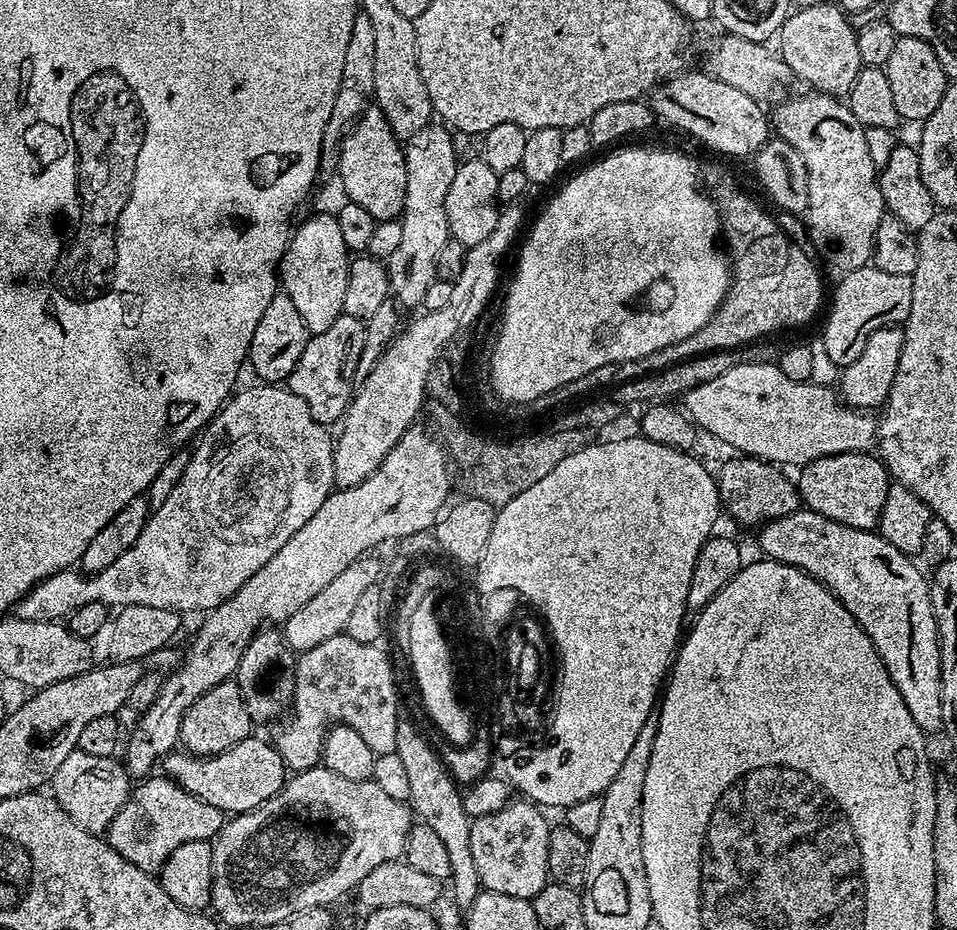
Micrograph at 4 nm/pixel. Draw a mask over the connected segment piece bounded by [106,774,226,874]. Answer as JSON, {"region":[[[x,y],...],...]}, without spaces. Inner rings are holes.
{"region":[[[152,774],[131,789],[125,804],[110,822],[106,839],[126,862],[138,866],[138,870],[156,874],[178,846],[195,840],[211,842],[225,823],[225,813],[210,806],[210,802],[202,802],[202,798],[190,794],[163,774]]]}

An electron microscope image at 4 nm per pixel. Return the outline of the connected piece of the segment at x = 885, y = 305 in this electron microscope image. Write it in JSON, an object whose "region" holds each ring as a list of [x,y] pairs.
{"region":[[[865,266],[843,273],[839,278],[840,285],[830,292],[828,317],[824,320],[822,339],[826,354],[830,354],[830,362],[843,366],[854,362],[854,358],[862,354],[874,330],[900,326],[907,320],[912,301],[912,277],[886,274],[886,270],[881,268]]]}

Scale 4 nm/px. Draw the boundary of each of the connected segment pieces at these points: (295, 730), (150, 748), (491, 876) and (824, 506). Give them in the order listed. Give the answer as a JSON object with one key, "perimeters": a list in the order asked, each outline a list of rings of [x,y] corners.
{"perimeters":[[[[346,634],[326,638],[326,642],[314,646],[314,650],[296,656],[292,706],[274,737],[285,769],[298,773],[321,763],[320,716],[325,716],[328,722],[358,730],[362,742],[366,742],[377,756],[396,751],[402,713],[396,701],[396,676],[392,673],[392,660],[388,656],[391,655],[379,643],[354,642],[354,638]]],[[[420,427],[407,428],[399,442],[390,450],[390,454],[386,454],[378,470],[370,474],[370,478],[349,488],[333,490],[326,498],[326,502],[318,506],[314,518],[310,518],[310,522],[306,522],[306,526],[302,526],[302,530],[298,530],[298,534],[294,534],[290,542],[286,542],[286,546],[282,546],[282,550],[278,550],[278,554],[274,554],[274,558],[270,558],[270,562],[266,562],[266,566],[262,566],[262,570],[254,574],[254,578],[250,578],[230,599],[211,609],[201,619],[205,620],[201,622],[200,629],[197,630],[196,637],[188,648],[188,653],[185,656],[183,653],[182,663],[163,677],[158,698],[154,698],[154,702],[145,712],[139,713],[137,720],[140,721],[137,722],[132,737],[129,740],[127,737],[122,763],[129,777],[147,777],[155,769],[152,767],[155,764],[157,767],[158,762],[163,761],[164,757],[179,745],[184,711],[198,698],[202,698],[206,690],[235,677],[242,654],[247,650],[250,641],[256,637],[256,633],[267,625],[264,624],[267,620],[272,623],[269,624],[272,626],[283,625],[284,621],[290,618],[290,614],[298,614],[298,610],[302,610],[302,606],[306,606],[306,602],[310,602],[310,598],[314,598],[318,590],[323,590],[328,583],[334,582],[334,578],[338,578],[338,574],[342,574],[346,566],[350,566],[361,556],[376,550],[380,543],[386,542],[387,539],[416,536],[427,528],[429,531],[435,525],[442,509],[449,503],[450,461],[445,453],[444,445],[427,427],[424,427],[425,429]]],[[[524,798],[513,799],[506,807],[485,816],[475,817],[470,823],[470,851],[474,853],[474,866],[478,870],[481,889],[510,894],[510,898],[532,901],[550,883],[548,874],[548,833],[550,823],[537,805]]],[[[847,452],[823,456],[799,469],[798,487],[803,507],[851,528],[875,529],[886,502],[890,477],[879,455]]]]}

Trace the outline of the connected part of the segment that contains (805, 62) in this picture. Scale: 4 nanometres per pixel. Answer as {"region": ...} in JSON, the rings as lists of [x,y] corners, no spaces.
{"region":[[[821,2],[818,6],[796,8],[785,20],[784,25],[780,27],[778,55],[781,60],[786,62],[786,66],[791,70],[793,77],[797,81],[799,79],[805,80],[812,87],[809,89],[826,96],[844,98],[847,97],[848,91],[854,86],[854,78],[858,78],[862,67],[858,58],[856,33],[857,29],[854,27],[853,21],[849,19],[839,3],[832,2],[832,4],[828,4],[828,2]]]}

